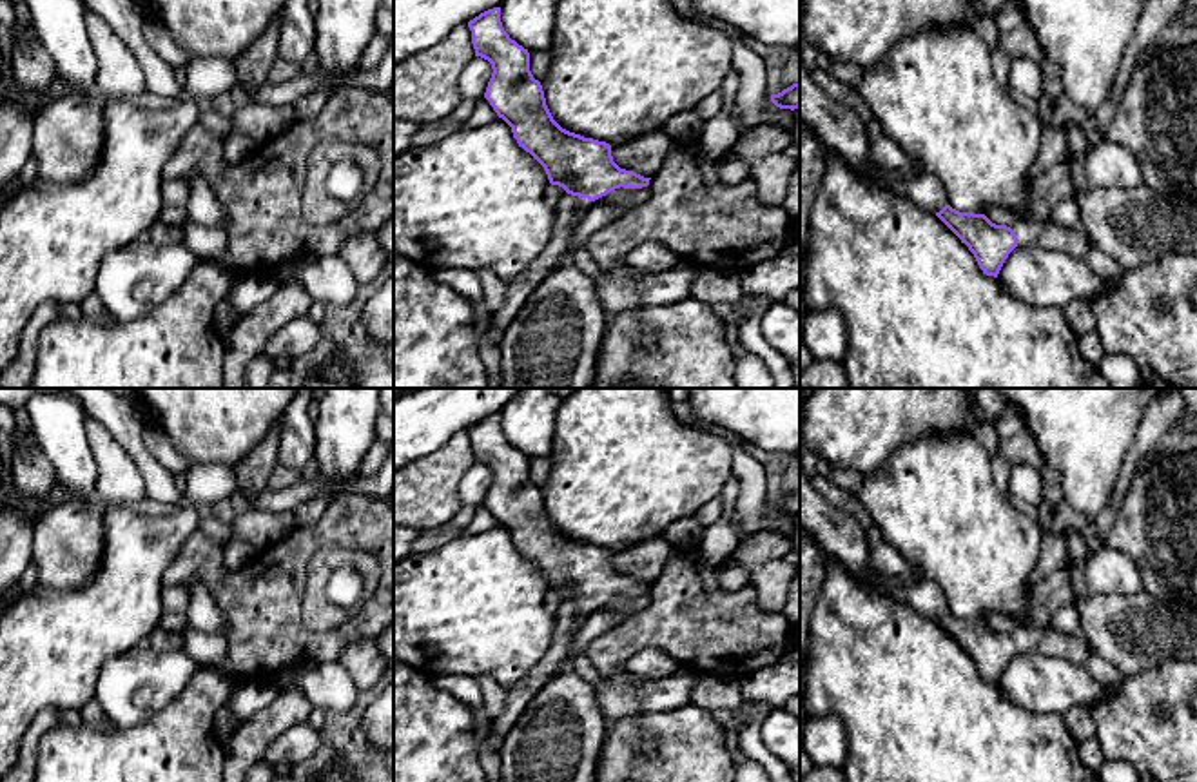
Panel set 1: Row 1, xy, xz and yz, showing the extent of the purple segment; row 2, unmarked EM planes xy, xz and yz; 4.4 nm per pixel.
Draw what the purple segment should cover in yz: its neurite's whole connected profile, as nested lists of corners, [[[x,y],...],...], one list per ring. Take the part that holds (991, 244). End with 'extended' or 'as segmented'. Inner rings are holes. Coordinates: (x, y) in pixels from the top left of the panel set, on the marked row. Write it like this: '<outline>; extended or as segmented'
[[[950,205],[936,216],[968,247],[983,274],[994,278],[1017,245],[1059,250],[1074,258],[1086,258],[1092,249],[1083,227],[1065,227],[1050,220],[1017,220],[1010,229],[992,223],[985,214],[959,212]]]; extended

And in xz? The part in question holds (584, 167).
[[[501,7],[468,22],[475,56],[491,64],[484,98],[513,132],[519,147],[546,171],[551,185],[568,194],[557,203],[553,234],[544,250],[515,278],[506,281],[506,298],[490,325],[504,332],[542,279],[569,265],[568,249],[589,205],[615,189],[642,189],[651,178],[620,169],[611,145],[562,129],[551,116],[544,91],[530,71],[530,53],[504,31]]]; extended

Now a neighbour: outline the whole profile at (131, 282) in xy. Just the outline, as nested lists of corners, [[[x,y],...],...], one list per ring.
[[[140,238],[102,259],[94,292],[116,321],[136,319],[181,288],[196,261],[183,243],[158,247]]]

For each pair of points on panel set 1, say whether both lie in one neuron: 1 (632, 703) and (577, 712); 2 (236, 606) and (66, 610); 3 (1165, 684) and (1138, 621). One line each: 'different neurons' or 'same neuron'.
1: different neurons
2: different neurons
3: different neurons

